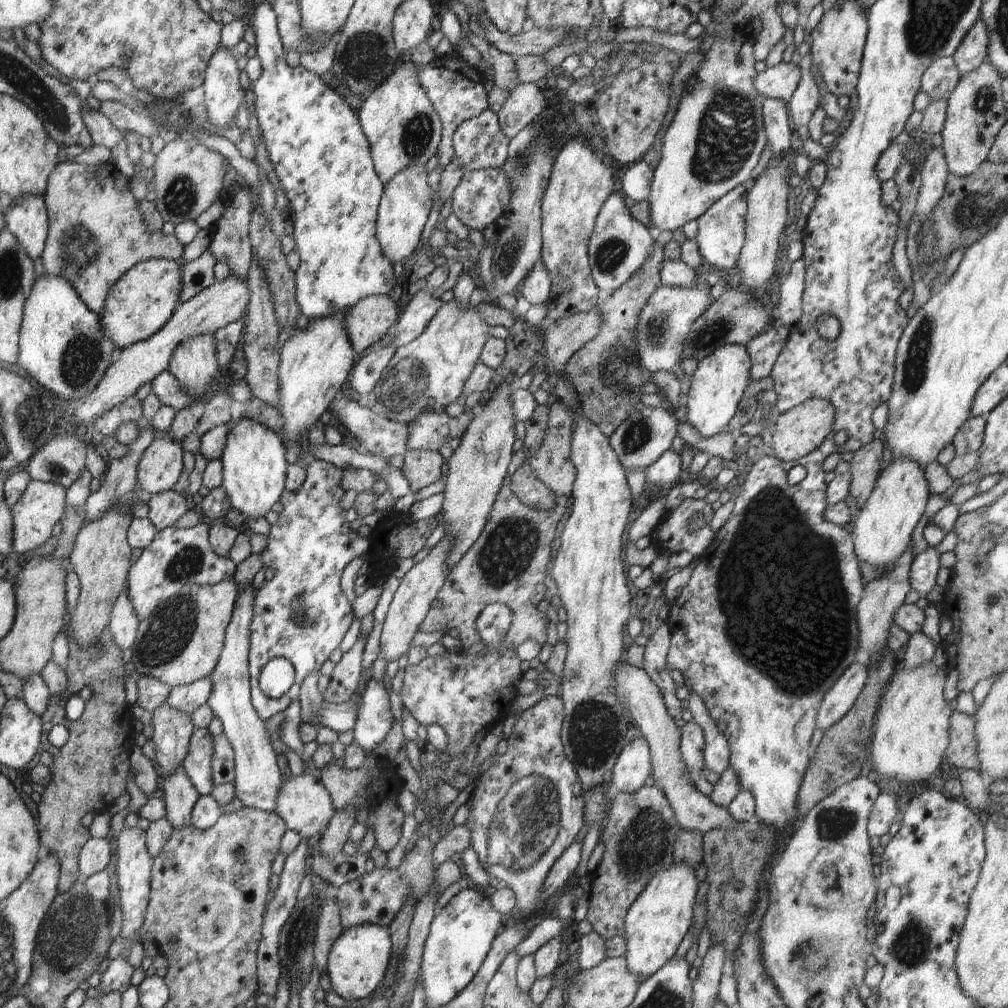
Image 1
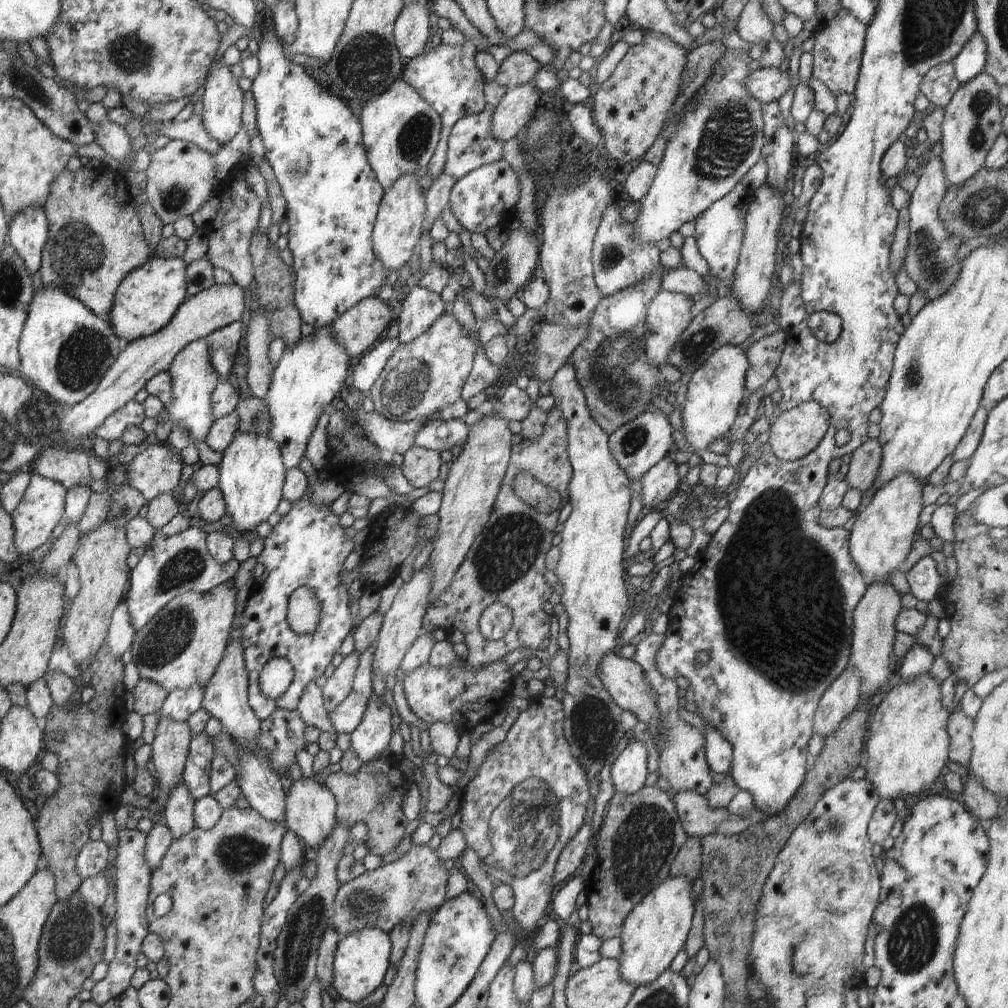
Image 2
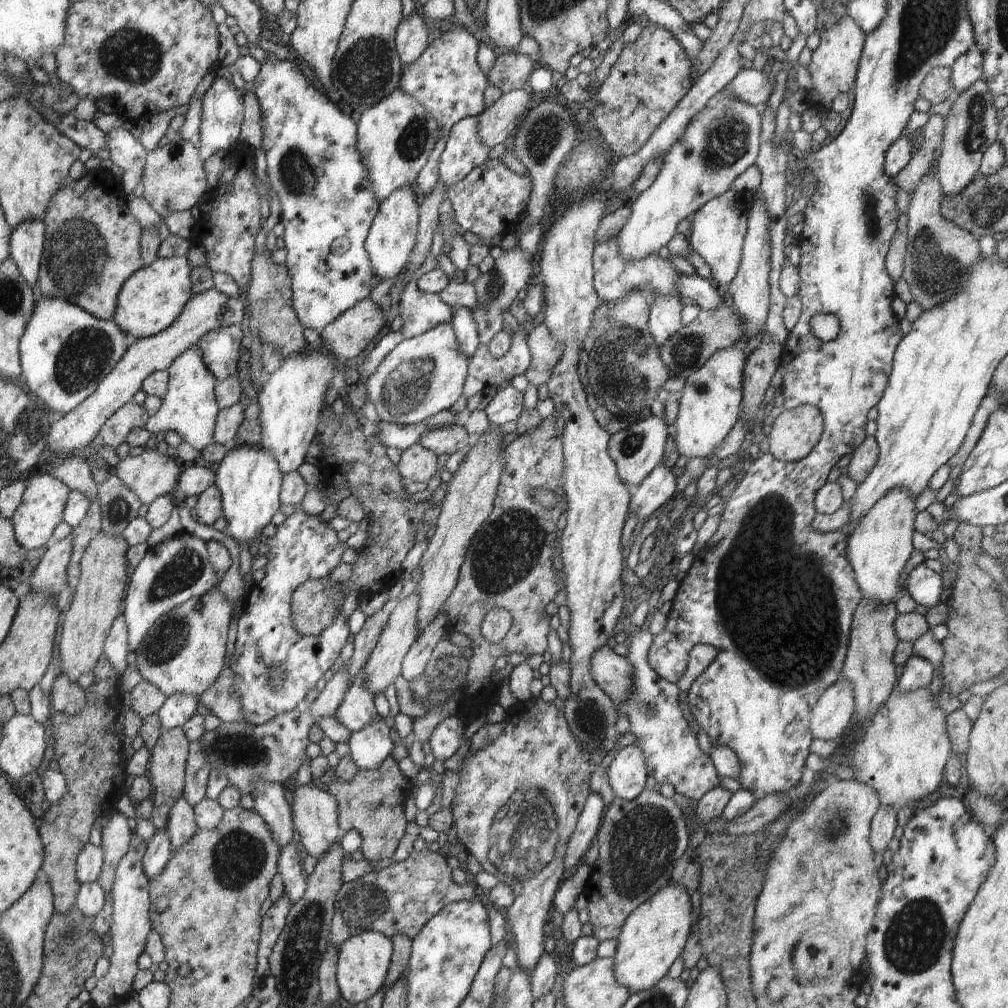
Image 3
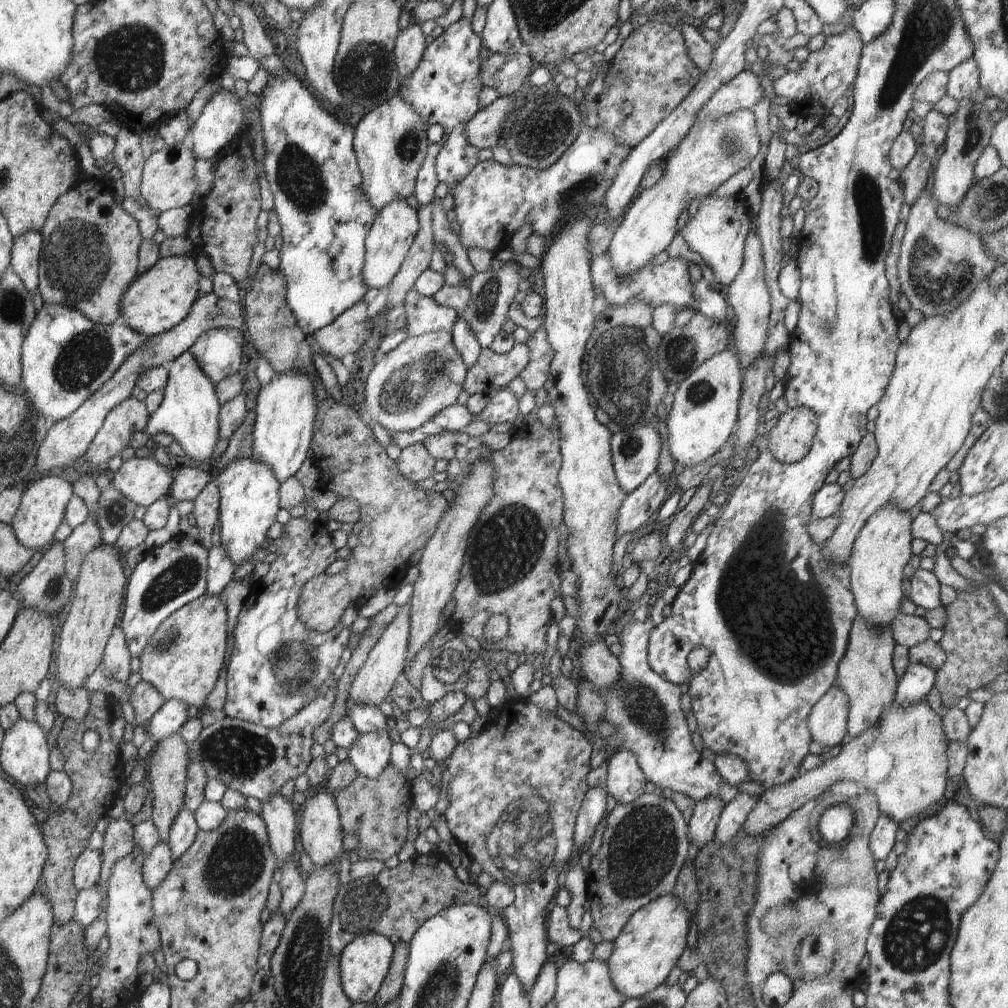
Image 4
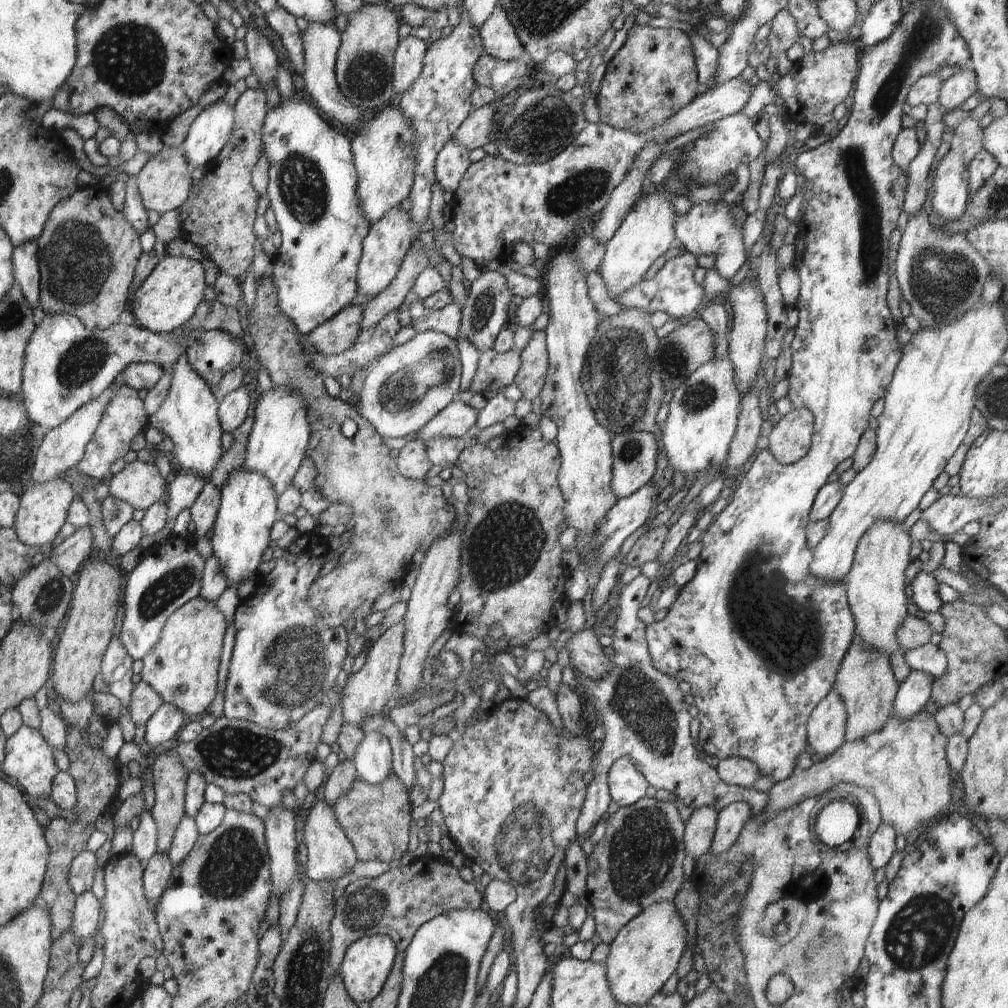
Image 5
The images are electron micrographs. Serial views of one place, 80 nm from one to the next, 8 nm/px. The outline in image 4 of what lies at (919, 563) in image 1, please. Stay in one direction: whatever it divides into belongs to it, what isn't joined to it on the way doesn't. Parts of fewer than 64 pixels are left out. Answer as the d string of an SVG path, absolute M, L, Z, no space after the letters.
M917 569L910 580L910 598L916 606L934 610L940 606L940 581L933 571Z

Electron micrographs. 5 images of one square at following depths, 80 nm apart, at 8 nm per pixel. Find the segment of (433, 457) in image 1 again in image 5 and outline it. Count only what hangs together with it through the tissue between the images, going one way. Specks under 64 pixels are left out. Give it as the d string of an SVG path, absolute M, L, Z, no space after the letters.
M408 441L399 450L397 469L409 479L424 481L430 470L431 460L428 458L425 442Z

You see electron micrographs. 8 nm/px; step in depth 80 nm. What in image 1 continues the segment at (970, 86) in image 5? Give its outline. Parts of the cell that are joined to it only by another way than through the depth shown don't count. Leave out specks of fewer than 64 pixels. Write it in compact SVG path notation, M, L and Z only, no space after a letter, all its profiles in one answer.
M978 17L952 56L960 76L987 60L988 43L988 29L985 28L985 22Z

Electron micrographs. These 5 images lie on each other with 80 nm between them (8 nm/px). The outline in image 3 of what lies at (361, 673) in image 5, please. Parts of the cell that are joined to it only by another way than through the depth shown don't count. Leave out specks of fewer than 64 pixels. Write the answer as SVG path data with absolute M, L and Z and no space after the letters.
M414 590L412 594L396 602L384 630L380 633L376 646L372 649L366 661L363 668L365 672L365 689L368 689L373 696L378 692L384 693L386 687L392 684L396 677L401 674L401 662L419 635L419 622L417 619L419 599L419 592Z

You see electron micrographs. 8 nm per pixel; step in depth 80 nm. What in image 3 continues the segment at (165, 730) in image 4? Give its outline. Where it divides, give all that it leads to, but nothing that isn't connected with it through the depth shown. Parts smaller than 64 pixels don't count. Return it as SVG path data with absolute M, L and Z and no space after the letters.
M170 695L157 712L162 729L181 727L188 722L197 709L201 709L199 699L192 695Z

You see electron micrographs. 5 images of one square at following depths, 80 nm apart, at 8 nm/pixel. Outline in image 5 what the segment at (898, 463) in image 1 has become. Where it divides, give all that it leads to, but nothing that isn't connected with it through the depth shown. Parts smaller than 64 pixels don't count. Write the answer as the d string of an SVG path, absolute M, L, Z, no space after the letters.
M877 520L860 538L855 550L854 560L850 572L846 576L845 587L847 588L847 599L854 617L856 634L861 636L865 647L869 651L882 651L890 656L899 646L896 632L908 616L907 605L910 603L906 598L906 578L904 570L911 562L910 535L904 530L902 523L893 520Z

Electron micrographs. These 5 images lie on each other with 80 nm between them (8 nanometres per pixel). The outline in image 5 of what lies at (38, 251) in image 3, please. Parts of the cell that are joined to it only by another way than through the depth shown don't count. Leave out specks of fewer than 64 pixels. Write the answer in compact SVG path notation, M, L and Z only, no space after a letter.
M28 241L13 247L12 264L14 280L20 285L28 304L34 309L39 304L39 264L37 244Z

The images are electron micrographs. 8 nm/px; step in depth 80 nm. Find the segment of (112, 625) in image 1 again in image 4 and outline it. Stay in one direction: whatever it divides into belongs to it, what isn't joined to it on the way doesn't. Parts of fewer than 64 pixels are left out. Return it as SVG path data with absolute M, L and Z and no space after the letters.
M116 625L106 643L101 666L106 668L106 672L113 679L126 683L128 676L131 674L131 657L125 641L123 628L120 625Z

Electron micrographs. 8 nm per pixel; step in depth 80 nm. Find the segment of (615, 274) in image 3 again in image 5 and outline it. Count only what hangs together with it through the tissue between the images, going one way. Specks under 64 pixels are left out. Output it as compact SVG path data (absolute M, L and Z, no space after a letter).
M688 251L683 255L676 256L675 259L667 262L658 270L651 279L644 276L631 286L624 294L619 294L615 302L625 307L636 307L645 310L647 313L662 311L668 313L672 319L686 321L693 316L699 315L700 308L707 303L704 288L696 284L693 273L696 272L697 255L692 255Z

